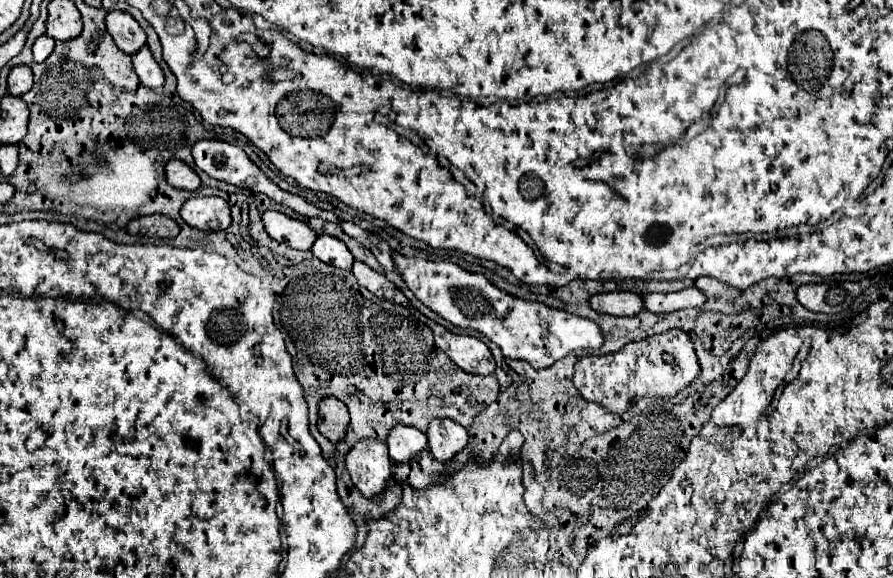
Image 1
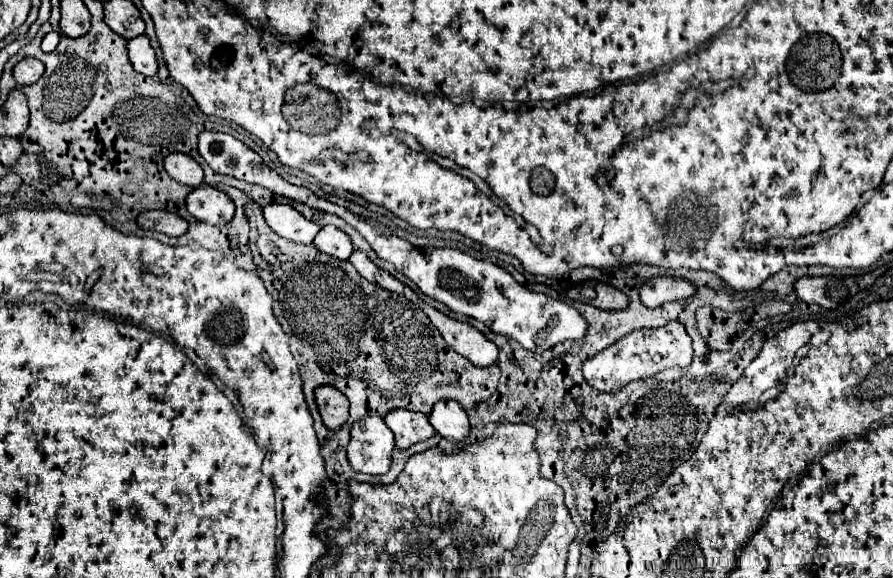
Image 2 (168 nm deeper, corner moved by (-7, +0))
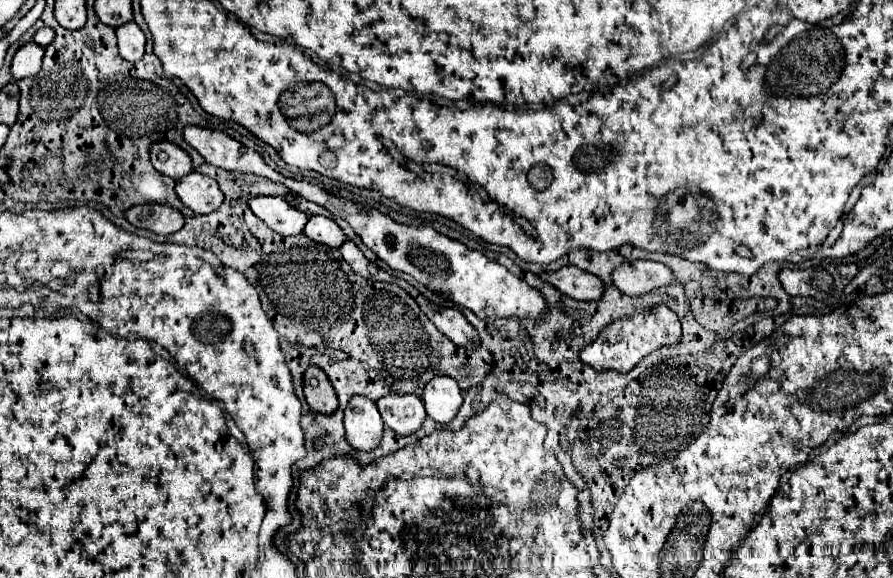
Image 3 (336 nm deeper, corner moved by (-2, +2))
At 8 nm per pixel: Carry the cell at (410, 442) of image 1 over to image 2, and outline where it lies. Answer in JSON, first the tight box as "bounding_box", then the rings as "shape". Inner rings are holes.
{"bounding_box":[384,409,434,449],"shape":[[[394,409],[390,411],[384,421],[392,429],[396,437],[396,447],[406,449],[418,441],[424,441],[434,435],[434,429],[424,413],[408,411],[408,409]]]}

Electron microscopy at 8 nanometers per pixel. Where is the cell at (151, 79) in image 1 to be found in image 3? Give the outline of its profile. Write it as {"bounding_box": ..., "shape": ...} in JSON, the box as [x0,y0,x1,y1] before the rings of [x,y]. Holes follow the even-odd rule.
{"bounding_box":[117,21,145,63],"shape":[[[133,21],[125,23],[123,27],[117,29],[117,45],[119,45],[119,53],[125,61],[137,63],[143,57],[145,35]]]}

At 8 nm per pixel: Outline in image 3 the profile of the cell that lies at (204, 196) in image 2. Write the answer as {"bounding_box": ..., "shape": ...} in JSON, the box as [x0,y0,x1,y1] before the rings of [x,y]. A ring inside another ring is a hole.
{"bounding_box":[175,171,223,213],"shape":[[[195,171],[179,179],[175,185],[175,191],[181,203],[189,207],[193,213],[211,213],[219,209],[223,203],[223,193],[217,181]]]}

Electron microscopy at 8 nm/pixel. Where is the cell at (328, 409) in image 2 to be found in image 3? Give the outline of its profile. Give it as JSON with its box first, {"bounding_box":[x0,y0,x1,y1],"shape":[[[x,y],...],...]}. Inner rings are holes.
{"bounding_box":[305,367,337,415],"shape":[[[307,367],[305,371],[305,401],[307,405],[321,415],[331,415],[337,409],[337,395],[327,379],[327,375],[319,367]]]}

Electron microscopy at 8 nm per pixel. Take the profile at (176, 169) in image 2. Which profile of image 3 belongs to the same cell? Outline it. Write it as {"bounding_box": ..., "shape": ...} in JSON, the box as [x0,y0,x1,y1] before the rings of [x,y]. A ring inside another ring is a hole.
{"bounding_box":[151,141,193,179],"shape":[[[161,141],[151,147],[151,163],[157,171],[169,175],[171,179],[181,179],[183,175],[189,175],[193,171],[191,157],[169,141]]]}

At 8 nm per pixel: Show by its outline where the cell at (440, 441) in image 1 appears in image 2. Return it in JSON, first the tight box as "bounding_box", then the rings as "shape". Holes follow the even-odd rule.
{"bounding_box":[430,399,470,441],"shape":[[[450,399],[438,401],[432,407],[430,423],[438,435],[442,435],[446,439],[454,439],[454,441],[462,441],[470,431],[466,411],[462,409],[462,405],[458,401],[450,401]]]}

